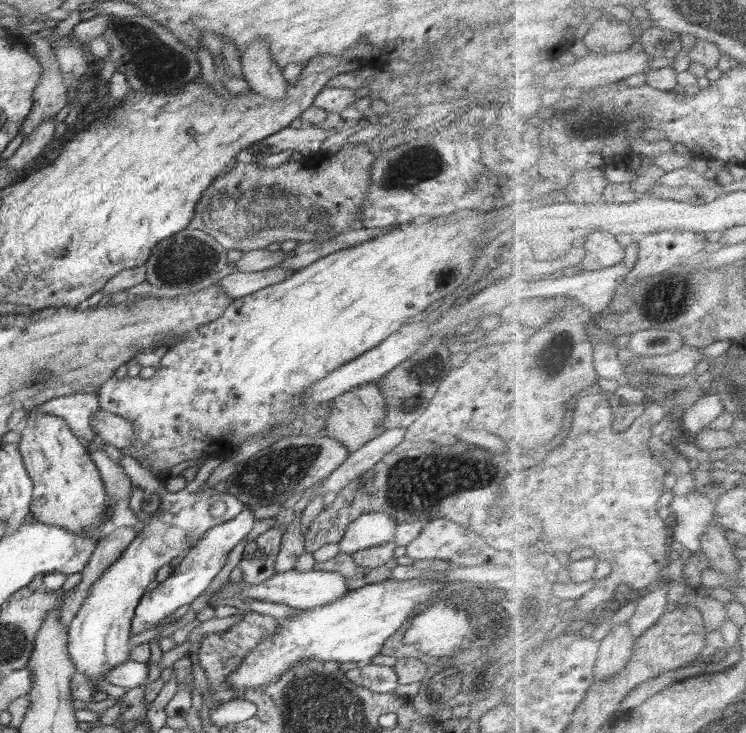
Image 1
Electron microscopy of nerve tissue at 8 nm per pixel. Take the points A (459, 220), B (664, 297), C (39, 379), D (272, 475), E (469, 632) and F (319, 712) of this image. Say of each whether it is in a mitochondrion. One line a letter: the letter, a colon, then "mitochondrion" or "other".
A: other
B: mitochondrion
C: mitochondrion
D: mitochondrion
E: mitochondrion
F: mitochondrion

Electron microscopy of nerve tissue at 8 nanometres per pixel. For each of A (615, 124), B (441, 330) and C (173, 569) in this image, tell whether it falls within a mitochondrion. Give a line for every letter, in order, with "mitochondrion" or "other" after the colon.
A: mitochondrion
B: other
C: other

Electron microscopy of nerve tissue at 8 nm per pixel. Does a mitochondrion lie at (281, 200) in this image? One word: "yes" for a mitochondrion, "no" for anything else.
yes

